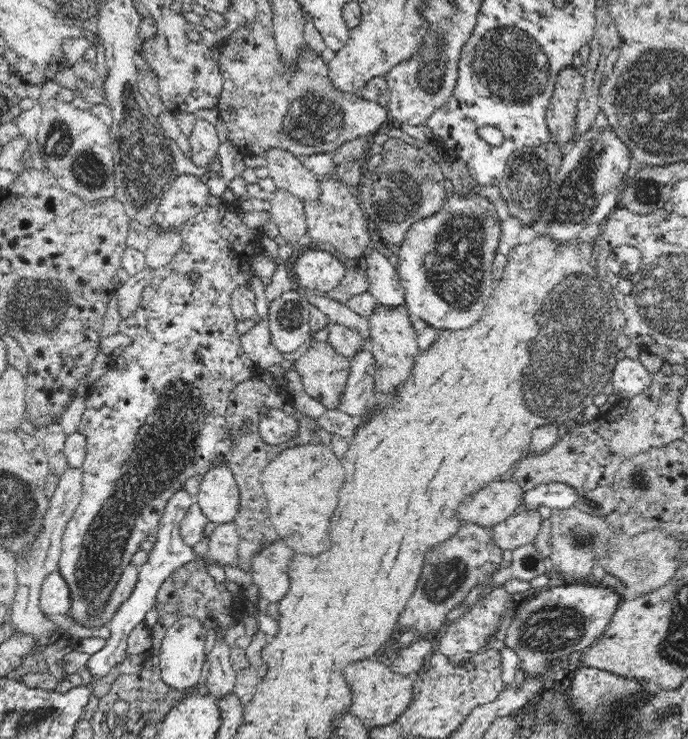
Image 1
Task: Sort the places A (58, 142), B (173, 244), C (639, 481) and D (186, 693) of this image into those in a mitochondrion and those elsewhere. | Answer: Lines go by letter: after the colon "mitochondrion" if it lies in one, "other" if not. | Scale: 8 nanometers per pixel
A: mitochondrion
B: other
C: mitochondrion
D: other

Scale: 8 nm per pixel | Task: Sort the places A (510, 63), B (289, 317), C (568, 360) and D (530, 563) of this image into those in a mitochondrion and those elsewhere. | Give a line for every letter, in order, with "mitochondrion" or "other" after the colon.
A: mitochondrion
B: mitochondrion
C: mitochondrion
D: other

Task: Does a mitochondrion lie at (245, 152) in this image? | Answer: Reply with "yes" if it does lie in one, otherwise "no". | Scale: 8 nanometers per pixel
no

